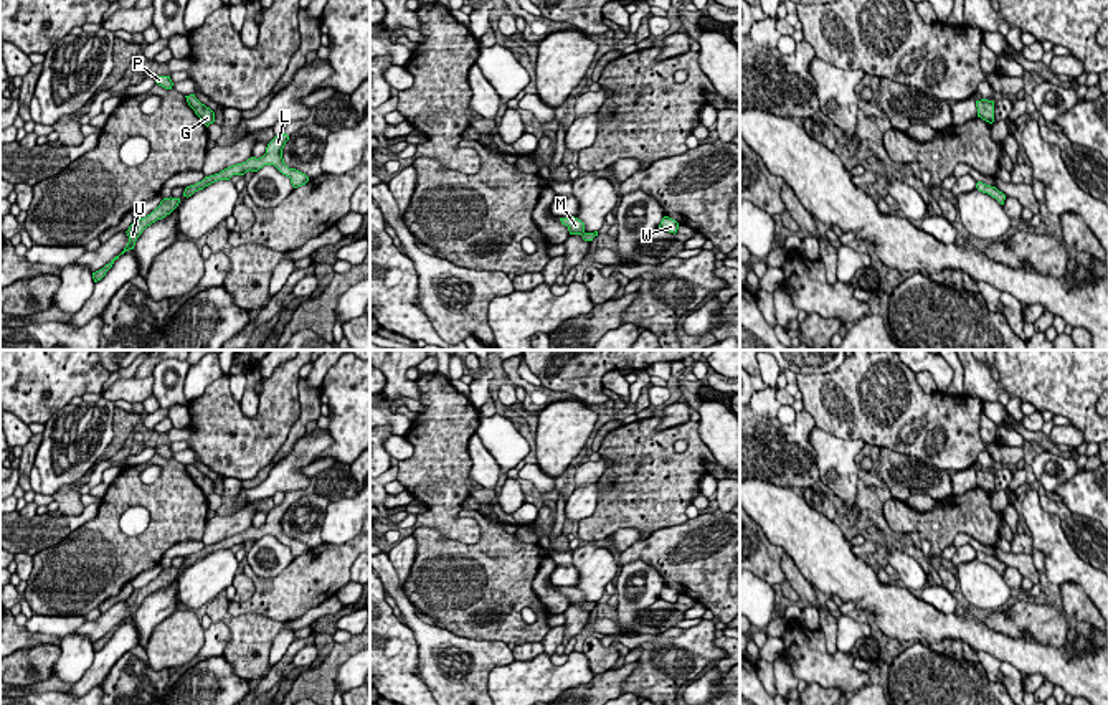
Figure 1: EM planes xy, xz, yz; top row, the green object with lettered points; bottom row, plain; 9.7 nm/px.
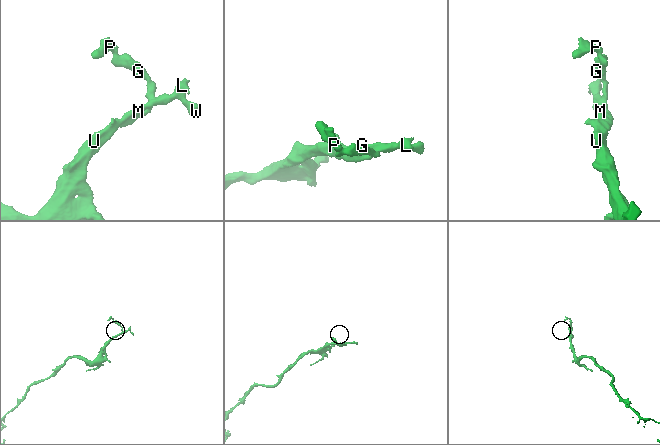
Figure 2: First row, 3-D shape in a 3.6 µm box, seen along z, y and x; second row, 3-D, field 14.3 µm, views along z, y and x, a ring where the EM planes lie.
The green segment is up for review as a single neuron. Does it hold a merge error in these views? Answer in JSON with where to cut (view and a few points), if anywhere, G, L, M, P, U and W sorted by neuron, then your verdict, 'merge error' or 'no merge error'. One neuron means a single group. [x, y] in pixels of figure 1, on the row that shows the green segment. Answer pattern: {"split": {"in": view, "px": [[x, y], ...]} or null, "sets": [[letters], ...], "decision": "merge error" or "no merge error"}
{"split": null, "sets": [["G", "L", "M", "P", "U", "W"]], "decision": "no merge error"}

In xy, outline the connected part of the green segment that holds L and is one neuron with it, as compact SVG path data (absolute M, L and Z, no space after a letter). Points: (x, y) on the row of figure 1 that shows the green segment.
M287 134L276 135L266 147L266 154L259 159L251 157L243 163L231 165L220 173L205 177L201 182L185 188L183 196L192 196L195 192L203 190L205 187L218 182L230 180L233 175L244 175L246 172L258 172L264 165L274 165L282 175L291 178L294 188L302 187L309 182L309 177L296 168L289 168L282 159L282 149L289 140Z

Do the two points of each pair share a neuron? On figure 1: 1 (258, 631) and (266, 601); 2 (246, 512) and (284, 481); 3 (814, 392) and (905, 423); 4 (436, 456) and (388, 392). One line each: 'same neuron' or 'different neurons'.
1: different neurons
2: different neurons
3: same neuron
4: different neurons

